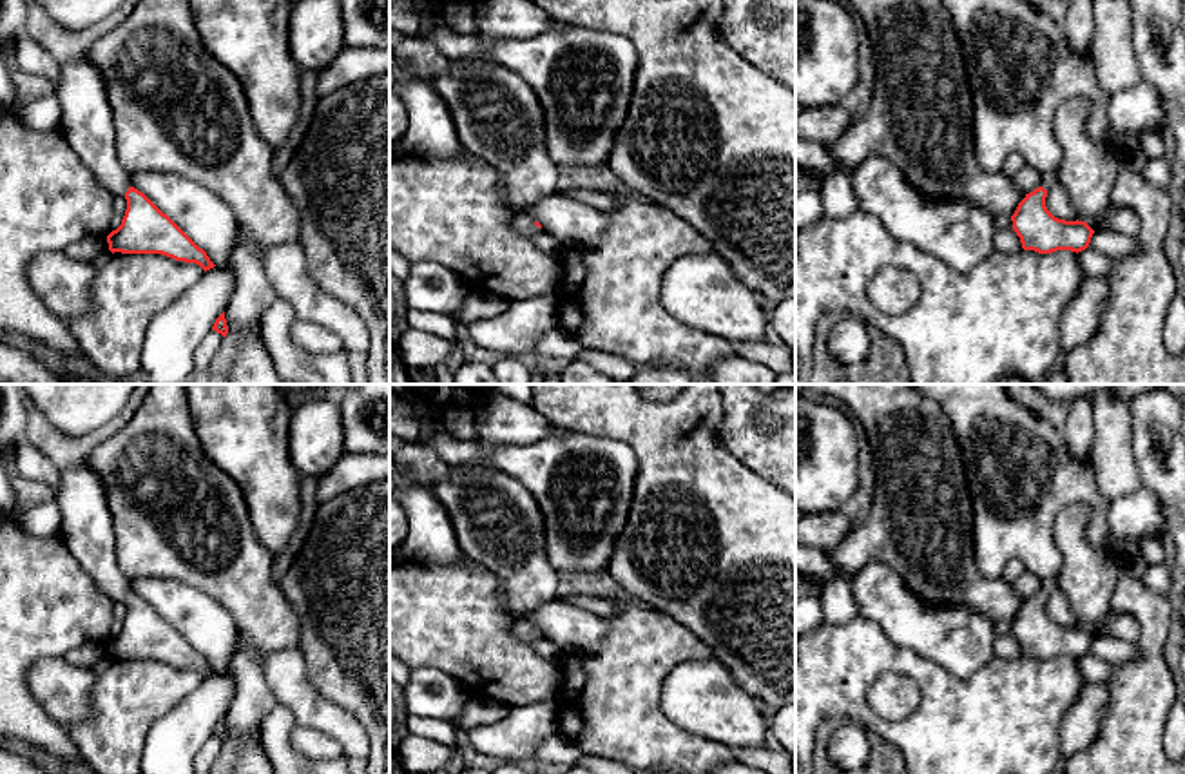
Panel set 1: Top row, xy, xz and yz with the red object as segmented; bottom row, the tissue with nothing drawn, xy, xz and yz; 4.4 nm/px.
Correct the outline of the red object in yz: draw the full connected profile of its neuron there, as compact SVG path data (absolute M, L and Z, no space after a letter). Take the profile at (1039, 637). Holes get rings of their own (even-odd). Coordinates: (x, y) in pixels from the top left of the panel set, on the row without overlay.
M1044 578L1042 591L1018 609L1011 622L1013 636L1024 656L1051 660L1056 656L1082 658L1089 653L1094 636L1085 627L1055 624L1047 613L1047 596L1058 587L1056 578Z

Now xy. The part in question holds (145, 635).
M85 462L60 469L54 502L62 511L60 537L74 560L114 602L127 605L121 631L107 642L109 656L121 660L161 660L196 669L205 678L216 671L167 620L134 595L130 578L116 564L116 533L105 484Z

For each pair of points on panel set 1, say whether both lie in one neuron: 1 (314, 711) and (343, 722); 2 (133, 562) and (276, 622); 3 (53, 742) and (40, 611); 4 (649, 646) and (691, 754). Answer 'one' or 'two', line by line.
1: one
2: one
3: one
4: one

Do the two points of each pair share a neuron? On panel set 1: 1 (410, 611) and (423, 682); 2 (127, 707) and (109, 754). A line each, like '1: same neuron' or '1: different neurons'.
1: different neurons
2: same neuron

